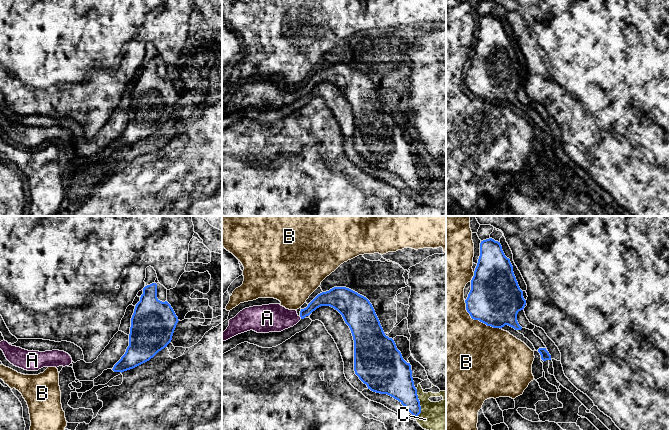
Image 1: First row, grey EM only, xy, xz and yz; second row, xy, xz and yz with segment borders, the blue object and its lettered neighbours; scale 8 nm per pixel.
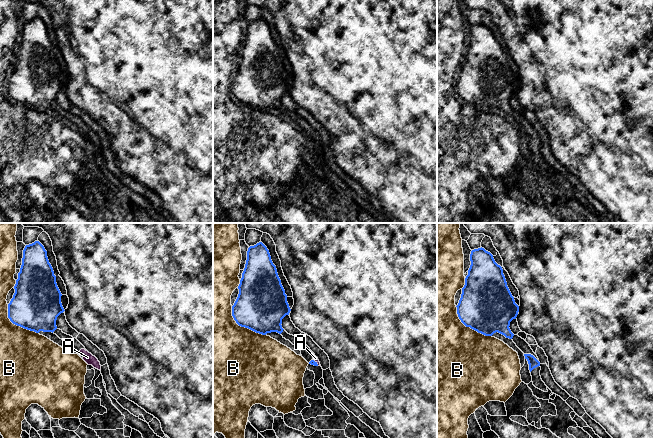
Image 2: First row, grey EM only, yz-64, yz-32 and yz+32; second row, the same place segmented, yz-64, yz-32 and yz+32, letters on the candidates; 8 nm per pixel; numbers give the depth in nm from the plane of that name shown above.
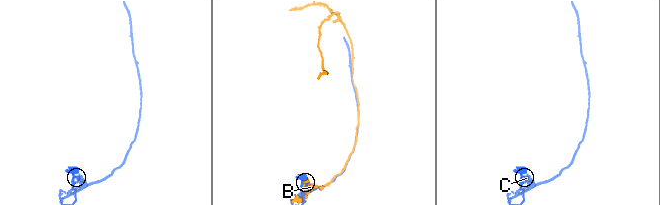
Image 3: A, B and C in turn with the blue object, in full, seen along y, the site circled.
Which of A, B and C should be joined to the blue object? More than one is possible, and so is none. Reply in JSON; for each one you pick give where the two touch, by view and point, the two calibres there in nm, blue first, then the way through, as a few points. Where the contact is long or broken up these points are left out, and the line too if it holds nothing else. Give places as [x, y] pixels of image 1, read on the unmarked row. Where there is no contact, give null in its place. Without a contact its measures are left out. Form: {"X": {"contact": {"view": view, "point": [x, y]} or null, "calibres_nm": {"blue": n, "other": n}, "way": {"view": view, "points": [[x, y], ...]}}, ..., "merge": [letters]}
{"A": {"contact": {"view": "xz", "point": [300, 92]}, "calibres_nm": {"blue": 110, "other": 220}, "way": {"view": "xz", "points": [[325, 74], [316, 78], [300, 92], [269, 94]]}}, "merge": ["A"]}

